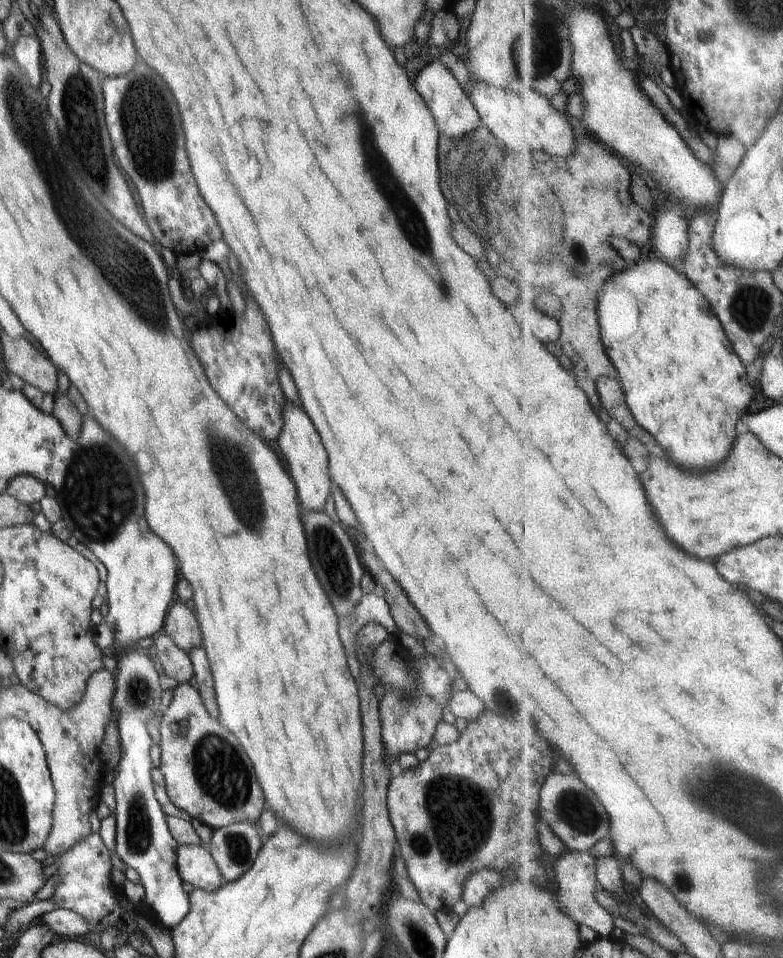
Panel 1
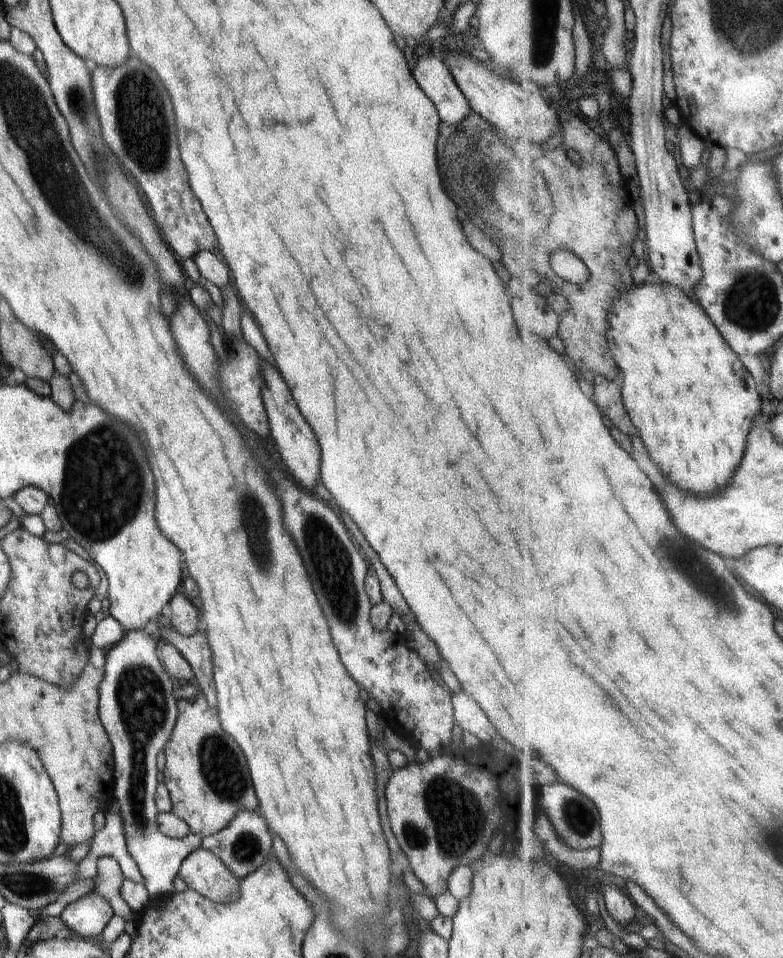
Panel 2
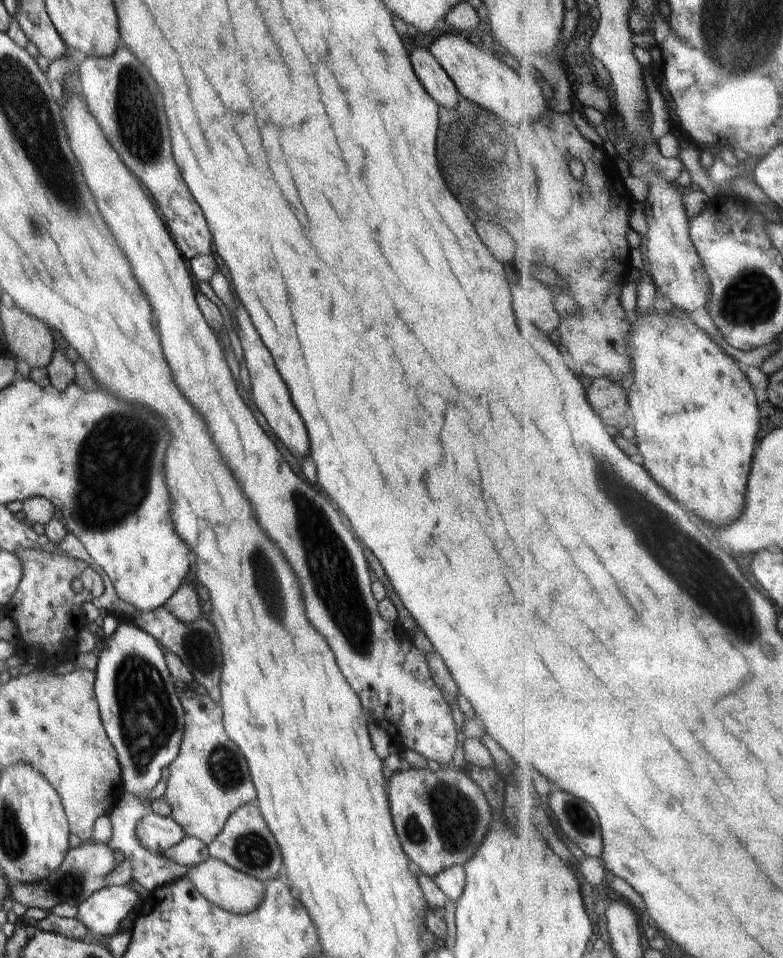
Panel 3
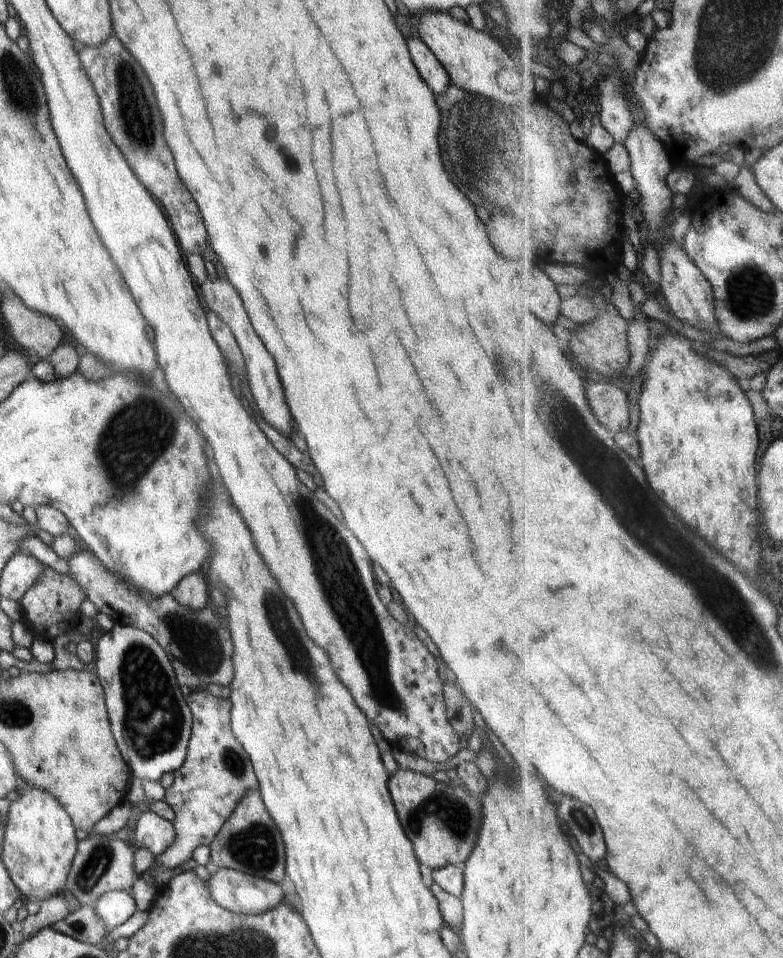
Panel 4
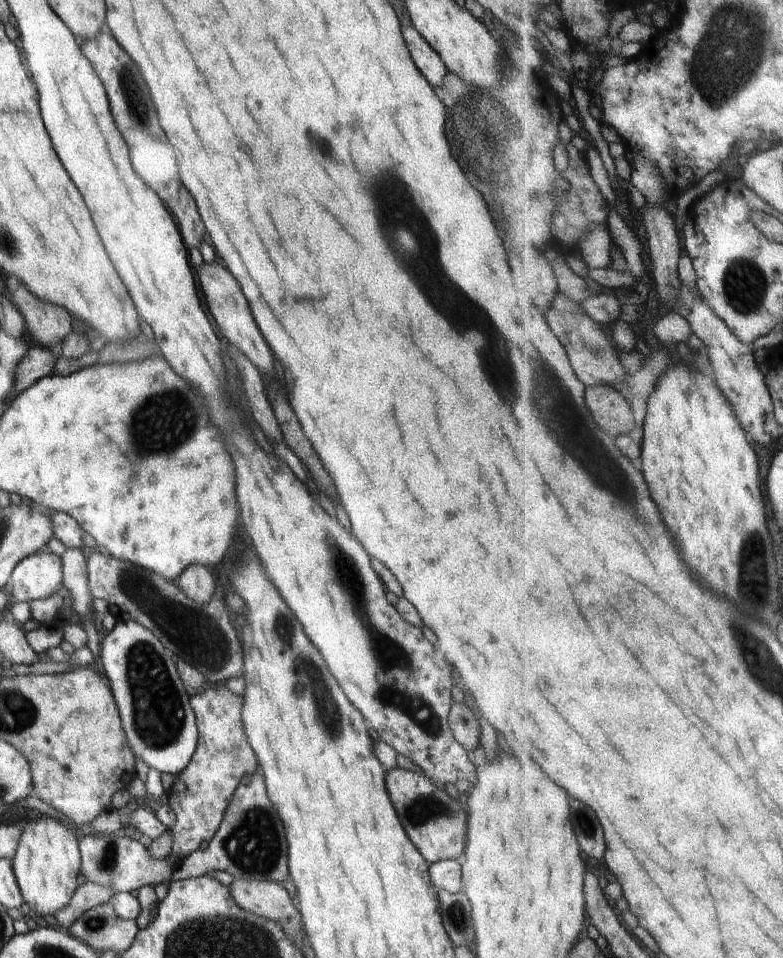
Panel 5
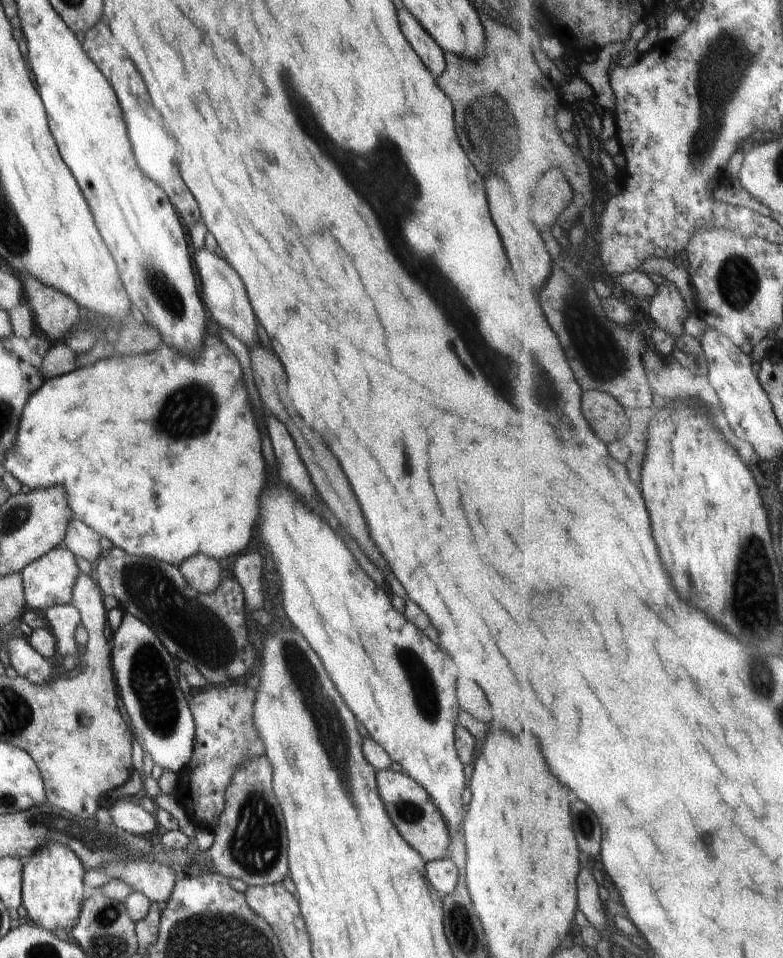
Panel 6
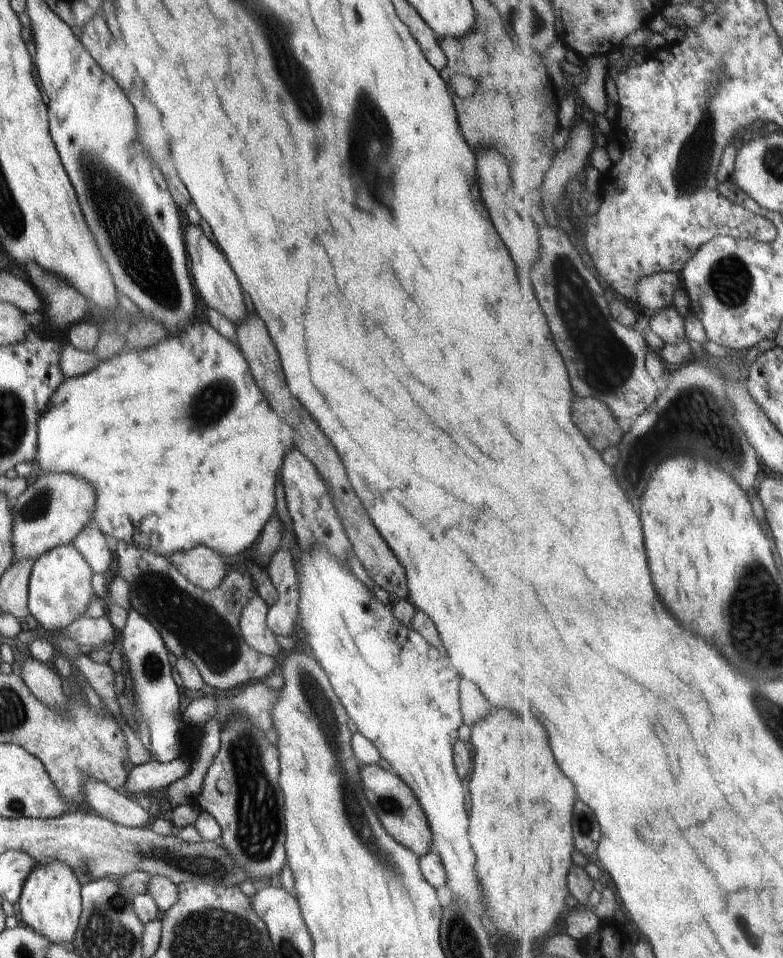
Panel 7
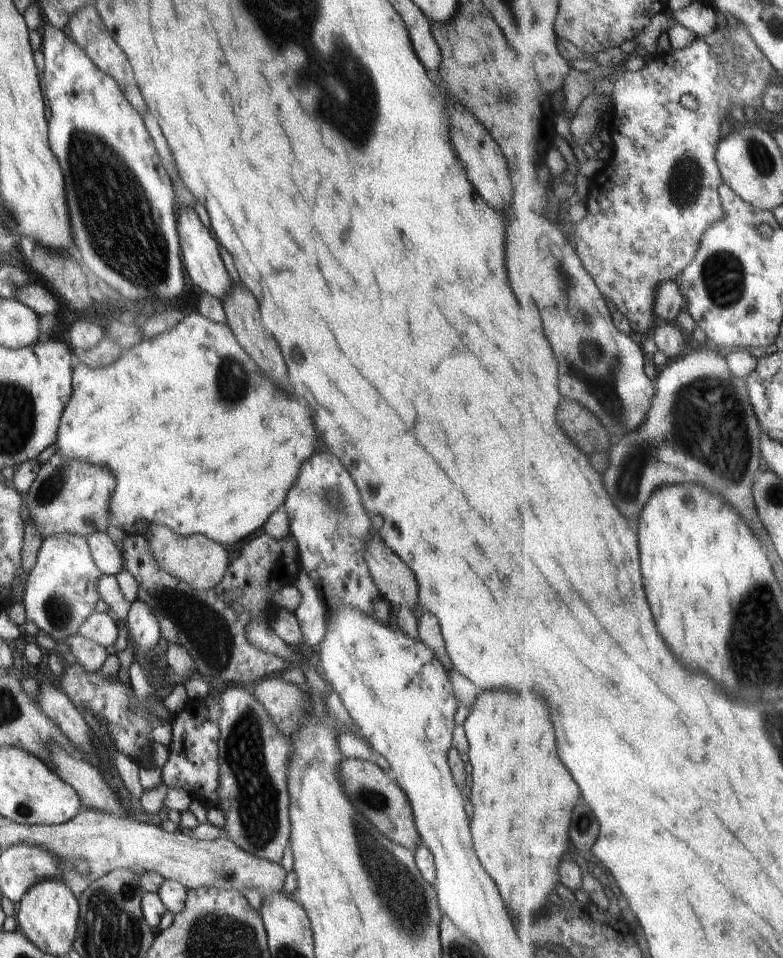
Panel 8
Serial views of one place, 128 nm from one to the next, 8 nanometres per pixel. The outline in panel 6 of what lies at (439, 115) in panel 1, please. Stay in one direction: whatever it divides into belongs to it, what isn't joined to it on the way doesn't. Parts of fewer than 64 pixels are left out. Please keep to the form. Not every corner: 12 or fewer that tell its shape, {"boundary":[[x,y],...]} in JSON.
{"boundary":[[408,12],[396,14],[406,40],[434,78],[446,68],[443,48]]}

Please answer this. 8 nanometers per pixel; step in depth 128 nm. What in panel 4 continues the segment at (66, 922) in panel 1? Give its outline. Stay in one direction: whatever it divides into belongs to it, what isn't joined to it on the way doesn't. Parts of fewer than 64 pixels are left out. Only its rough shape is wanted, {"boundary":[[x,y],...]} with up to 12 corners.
{"boundary":[[110,891],[94,908],[112,931],[136,912],[127,892]]}

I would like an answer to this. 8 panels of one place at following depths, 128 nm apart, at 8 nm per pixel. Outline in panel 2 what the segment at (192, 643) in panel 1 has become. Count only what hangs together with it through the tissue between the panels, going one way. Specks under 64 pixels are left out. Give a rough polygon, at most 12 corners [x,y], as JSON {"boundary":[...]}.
{"boundary":[[184,593],[163,609],[184,636],[198,630],[200,614]]}

